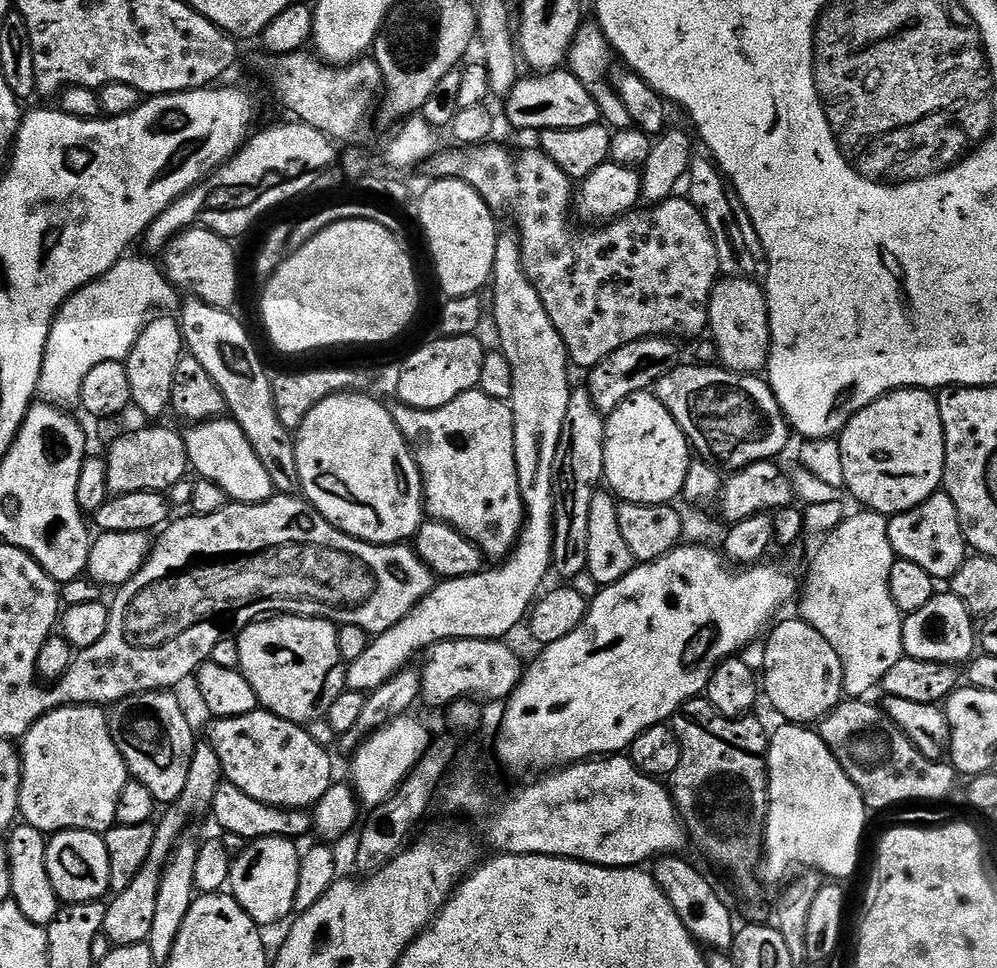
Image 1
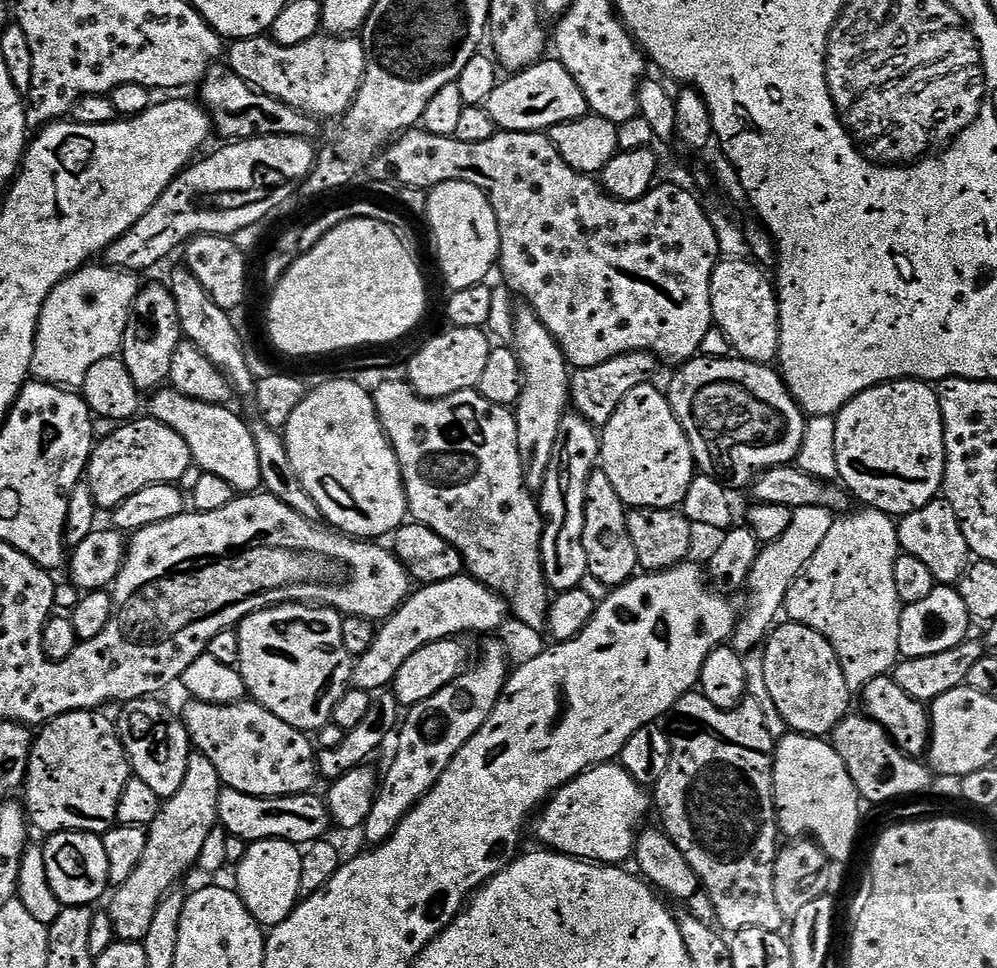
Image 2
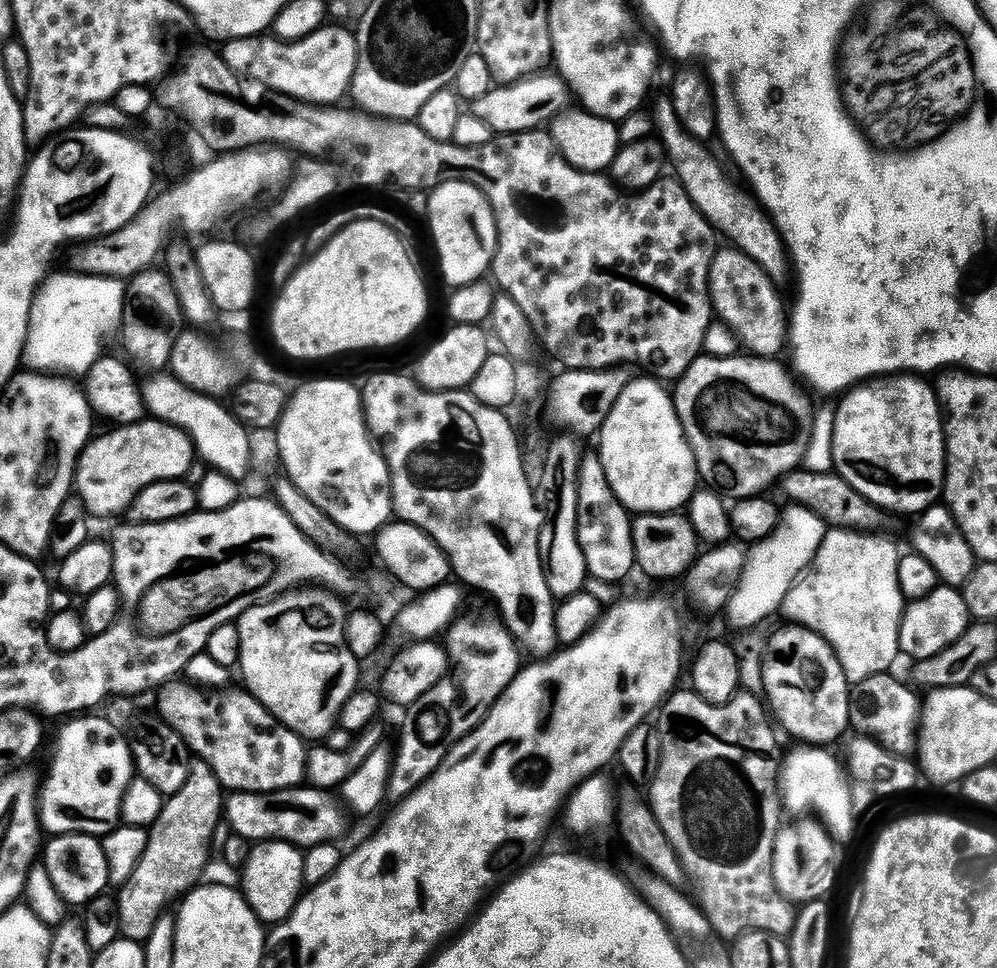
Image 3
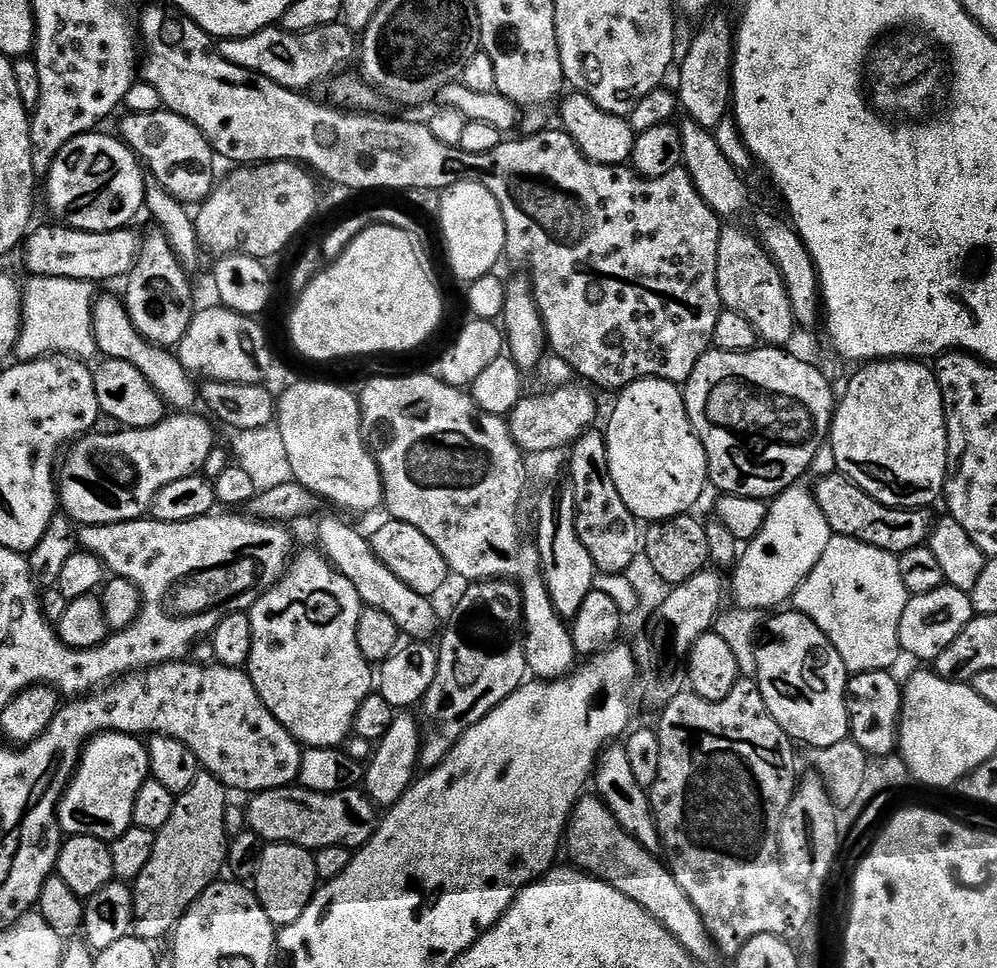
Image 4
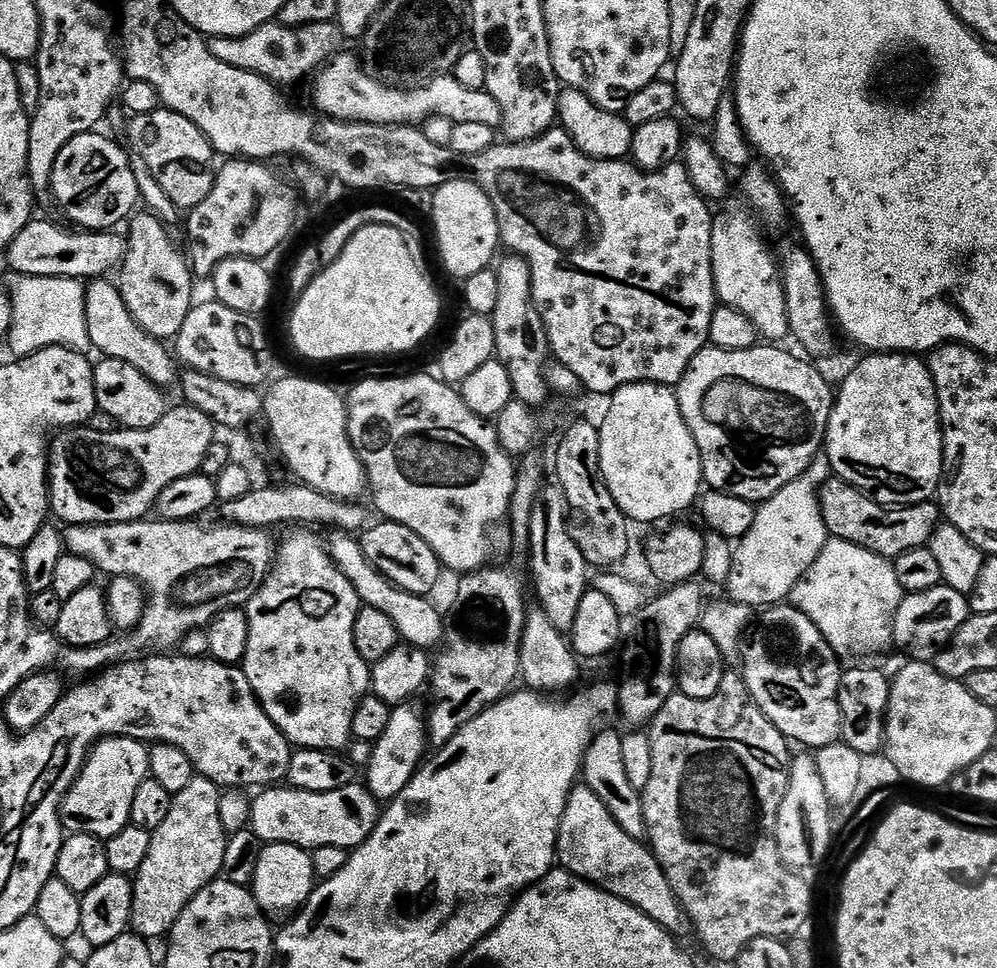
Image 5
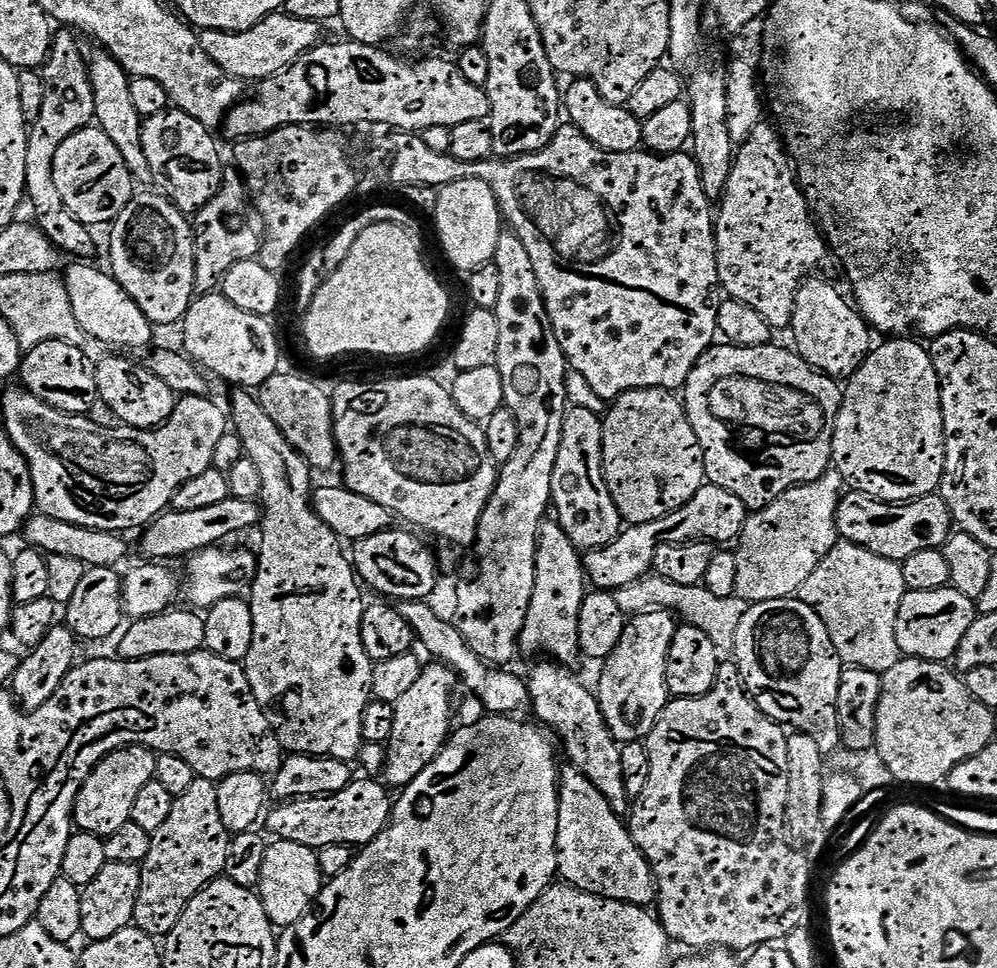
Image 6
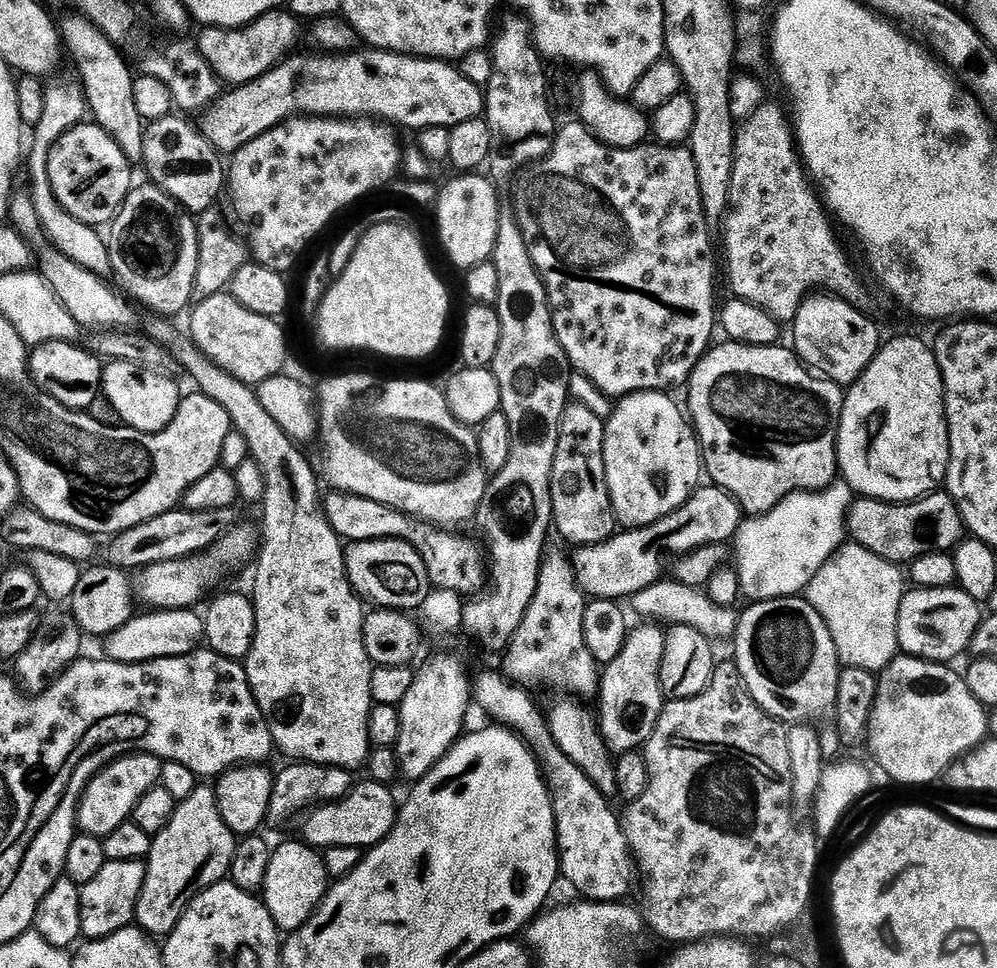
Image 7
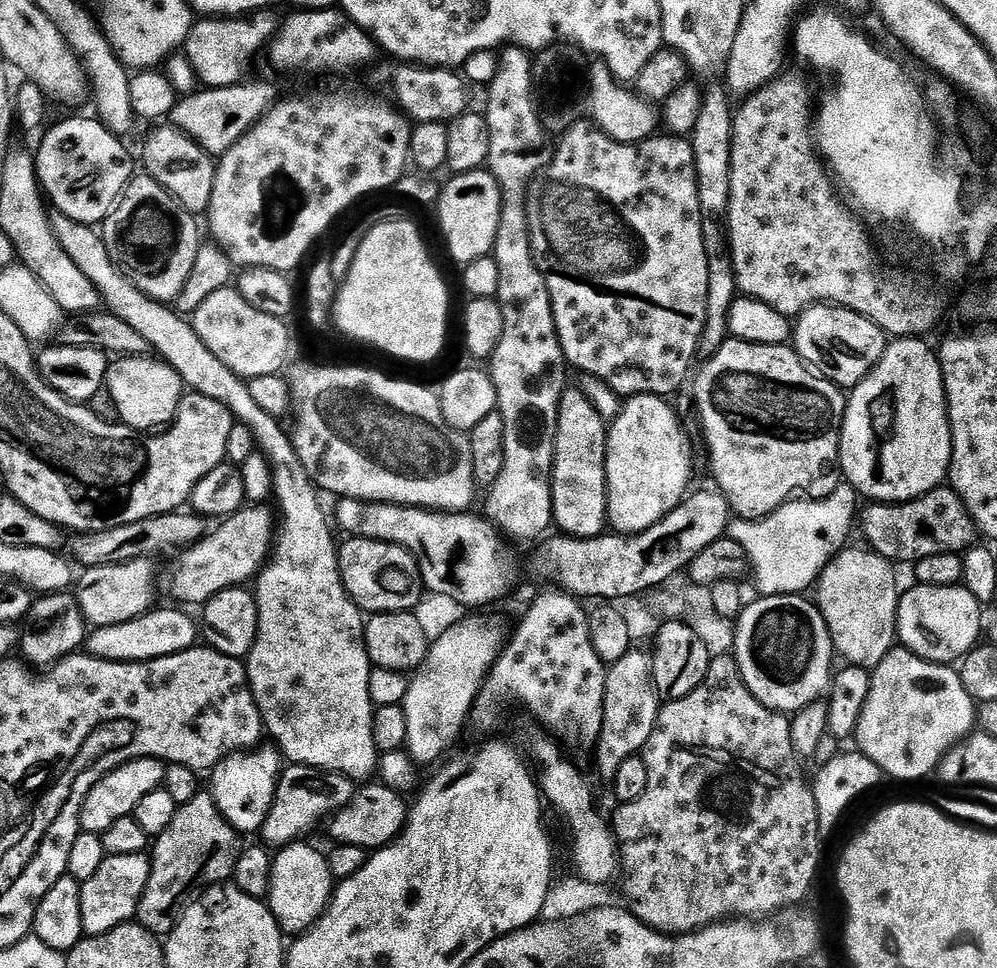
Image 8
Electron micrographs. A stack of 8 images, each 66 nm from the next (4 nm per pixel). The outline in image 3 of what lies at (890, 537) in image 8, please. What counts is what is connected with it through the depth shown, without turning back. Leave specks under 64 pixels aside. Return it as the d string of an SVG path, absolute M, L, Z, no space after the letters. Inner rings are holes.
M797 470L789 472L782 481L782 489L789 496L793 505L808 508L818 518L822 518L829 529L847 528L850 532L867 532L869 534L888 534L895 526L897 517L884 511L874 502L870 502L854 486L847 484L835 471L804 472Z

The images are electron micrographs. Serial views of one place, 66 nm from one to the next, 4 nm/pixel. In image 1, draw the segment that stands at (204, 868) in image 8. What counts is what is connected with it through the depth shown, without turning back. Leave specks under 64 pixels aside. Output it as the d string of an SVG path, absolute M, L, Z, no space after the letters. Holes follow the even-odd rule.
M197 743L194 754L190 758L190 774L186 774L186 790L182 790L176 803L165 811L168 813L164 817L162 817L163 815L159 817L150 858L142 866L142 870L136 875L134 882L130 882L127 890L115 893L108 904L102 932L113 946L125 948L131 944L142 944L147 941L150 926L154 926L154 909L158 902L158 886L164 865L168 863L168 857L171 856L173 848L185 835L184 827L187 826L188 819L198 815L199 812L207 813L211 809L214 794L221 782L222 773L218 754L214 754L214 750L208 743Z

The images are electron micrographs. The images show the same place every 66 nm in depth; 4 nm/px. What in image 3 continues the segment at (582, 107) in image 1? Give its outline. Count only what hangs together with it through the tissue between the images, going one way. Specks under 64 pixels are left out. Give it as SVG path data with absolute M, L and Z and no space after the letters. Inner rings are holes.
M537 74L507 86L493 86L486 95L471 101L471 115L482 118L496 134L519 134L543 129L569 107L570 89L559 75Z

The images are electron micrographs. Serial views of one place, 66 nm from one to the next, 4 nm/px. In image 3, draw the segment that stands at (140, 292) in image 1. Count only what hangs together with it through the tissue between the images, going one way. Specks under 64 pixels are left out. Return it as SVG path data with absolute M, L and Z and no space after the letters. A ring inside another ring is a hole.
M65 270L61 276L49 275L36 289L36 297L30 310L30 322L24 343L23 367L41 374L63 374L68 378L87 377L94 362L102 359L100 347L104 344L104 335L121 327L125 299L124 280L114 280L110 276L81 276L71 270Z

